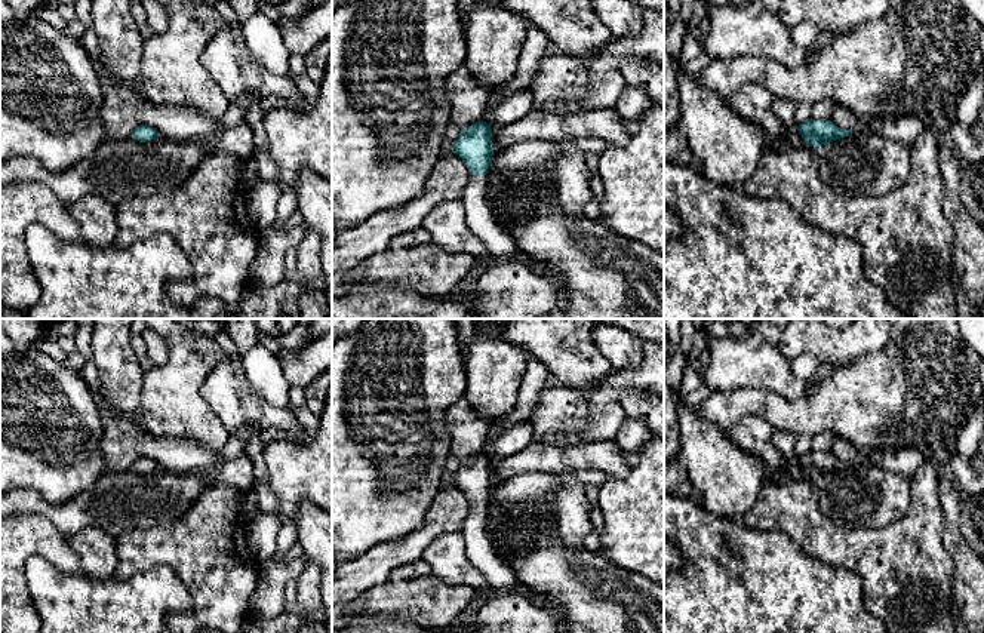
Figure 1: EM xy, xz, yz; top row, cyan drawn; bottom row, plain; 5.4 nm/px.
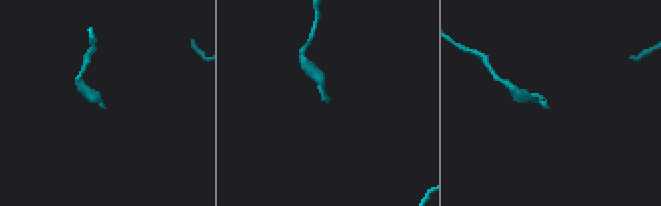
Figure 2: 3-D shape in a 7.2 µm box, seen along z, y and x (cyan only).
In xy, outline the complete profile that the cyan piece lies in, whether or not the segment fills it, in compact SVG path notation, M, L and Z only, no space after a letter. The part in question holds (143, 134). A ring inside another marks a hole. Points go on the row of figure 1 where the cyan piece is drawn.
M141 125L138 127L133 129L132 132L132 138L135 138L139 142L148 142L151 139L154 139L159 135L159 132L147 125Z

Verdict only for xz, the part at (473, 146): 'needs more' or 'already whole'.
needs more

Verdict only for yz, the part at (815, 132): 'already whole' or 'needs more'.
needs more

